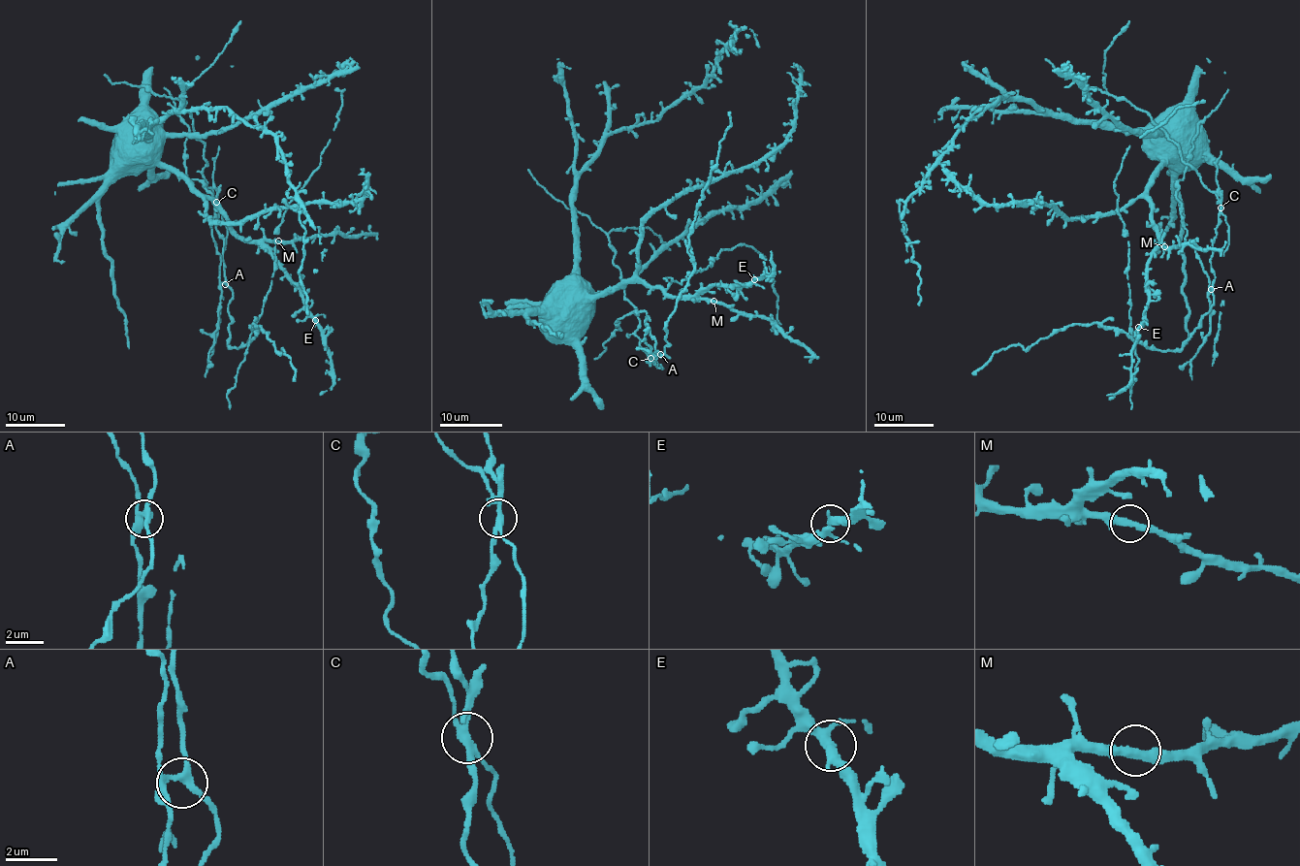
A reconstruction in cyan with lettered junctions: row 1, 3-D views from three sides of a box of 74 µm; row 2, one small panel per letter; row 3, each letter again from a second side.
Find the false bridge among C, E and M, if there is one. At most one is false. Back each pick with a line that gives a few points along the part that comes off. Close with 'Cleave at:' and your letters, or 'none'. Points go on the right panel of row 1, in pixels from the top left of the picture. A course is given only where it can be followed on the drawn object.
C: (1220, 208), (1215, 304), (1180, 349), (1074, 324), (995, 352), (972, 374)
Cleave at: C

